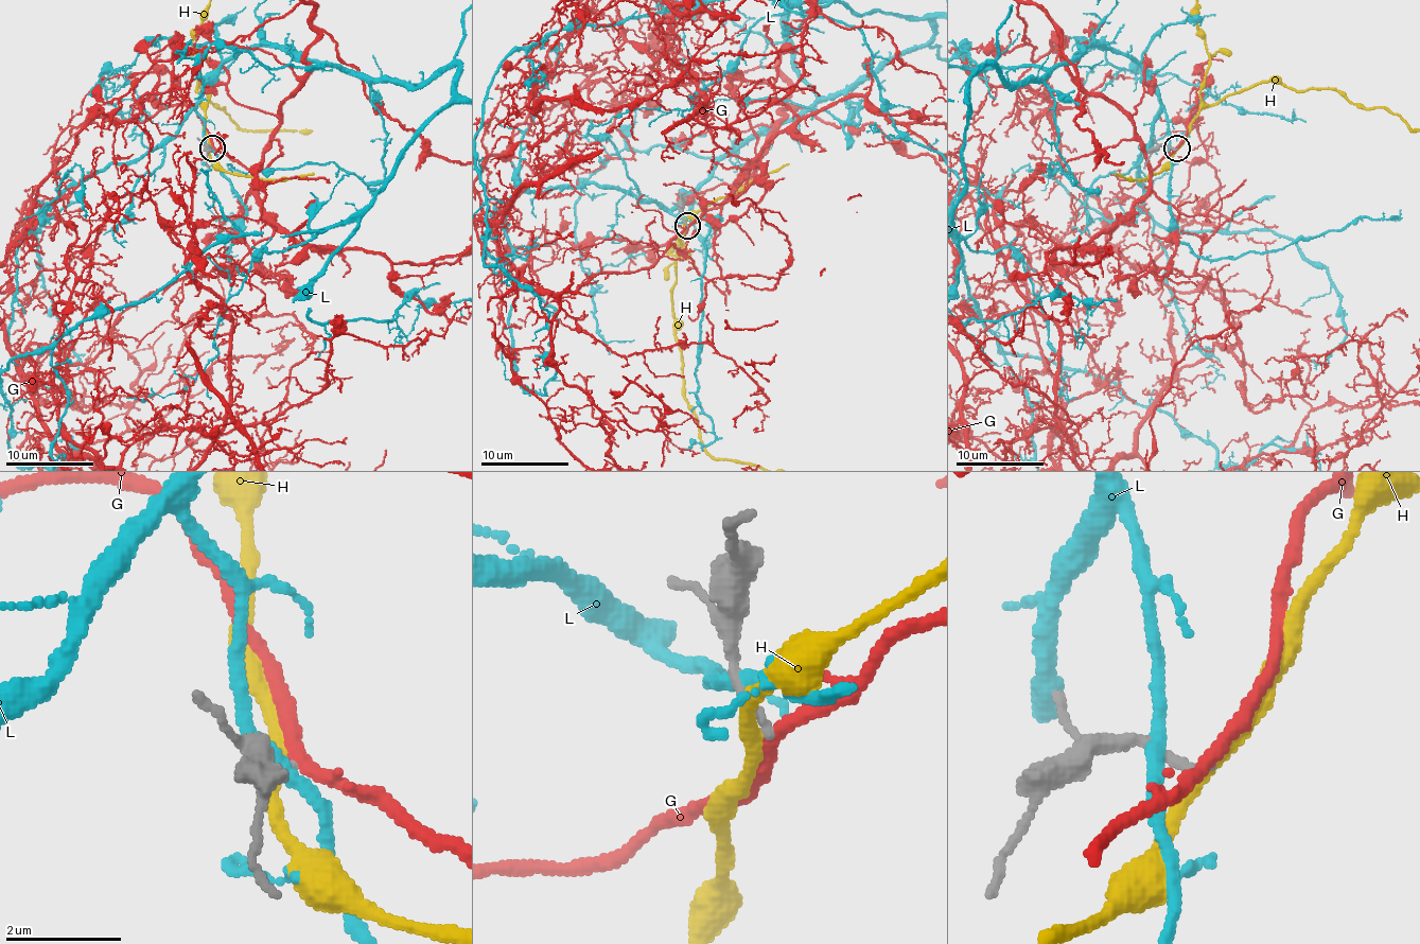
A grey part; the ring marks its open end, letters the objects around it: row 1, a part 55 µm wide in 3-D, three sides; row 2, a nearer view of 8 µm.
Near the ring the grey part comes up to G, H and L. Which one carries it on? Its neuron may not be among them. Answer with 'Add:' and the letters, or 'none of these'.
Add: none of these

